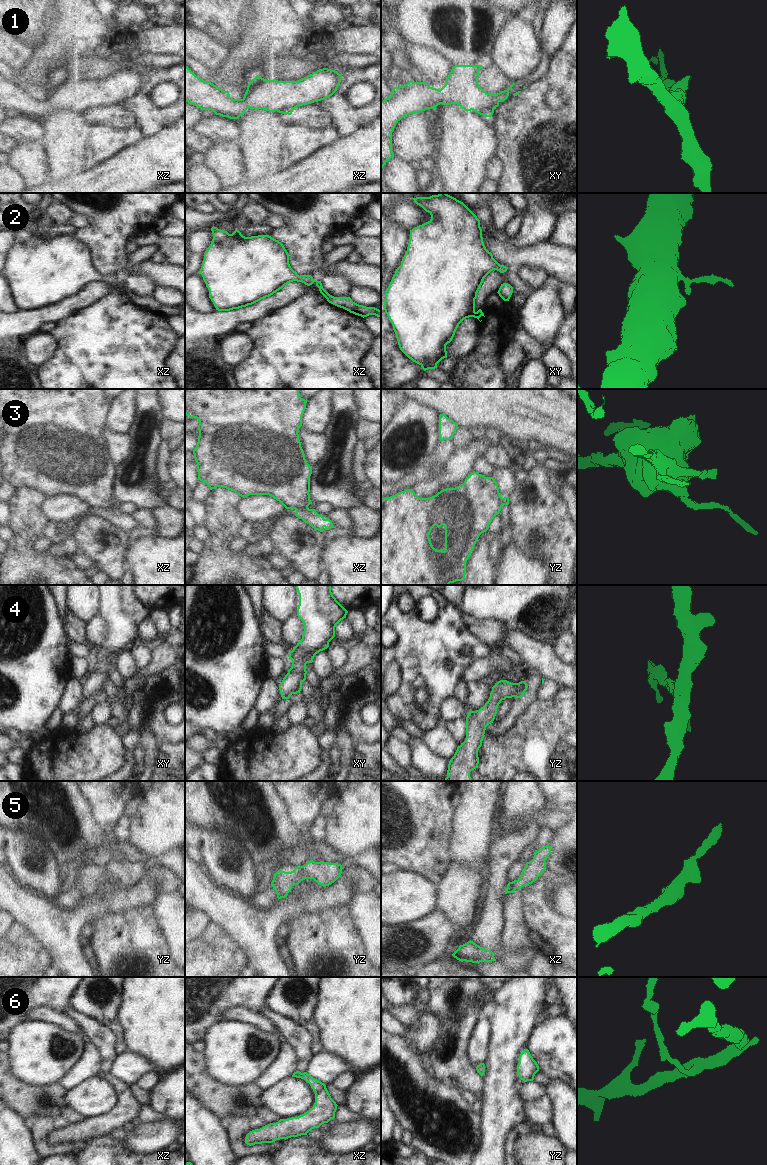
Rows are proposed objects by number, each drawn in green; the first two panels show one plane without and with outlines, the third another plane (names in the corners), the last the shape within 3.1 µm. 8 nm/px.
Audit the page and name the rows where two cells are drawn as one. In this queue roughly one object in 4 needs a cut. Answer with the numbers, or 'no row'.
3

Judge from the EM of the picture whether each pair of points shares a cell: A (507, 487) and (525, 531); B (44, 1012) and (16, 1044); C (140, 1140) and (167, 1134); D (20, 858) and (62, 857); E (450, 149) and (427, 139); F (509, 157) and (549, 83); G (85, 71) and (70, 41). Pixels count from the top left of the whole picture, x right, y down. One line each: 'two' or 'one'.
A: two
B: two
C: one
D: two
E: two
F: one
G: two

